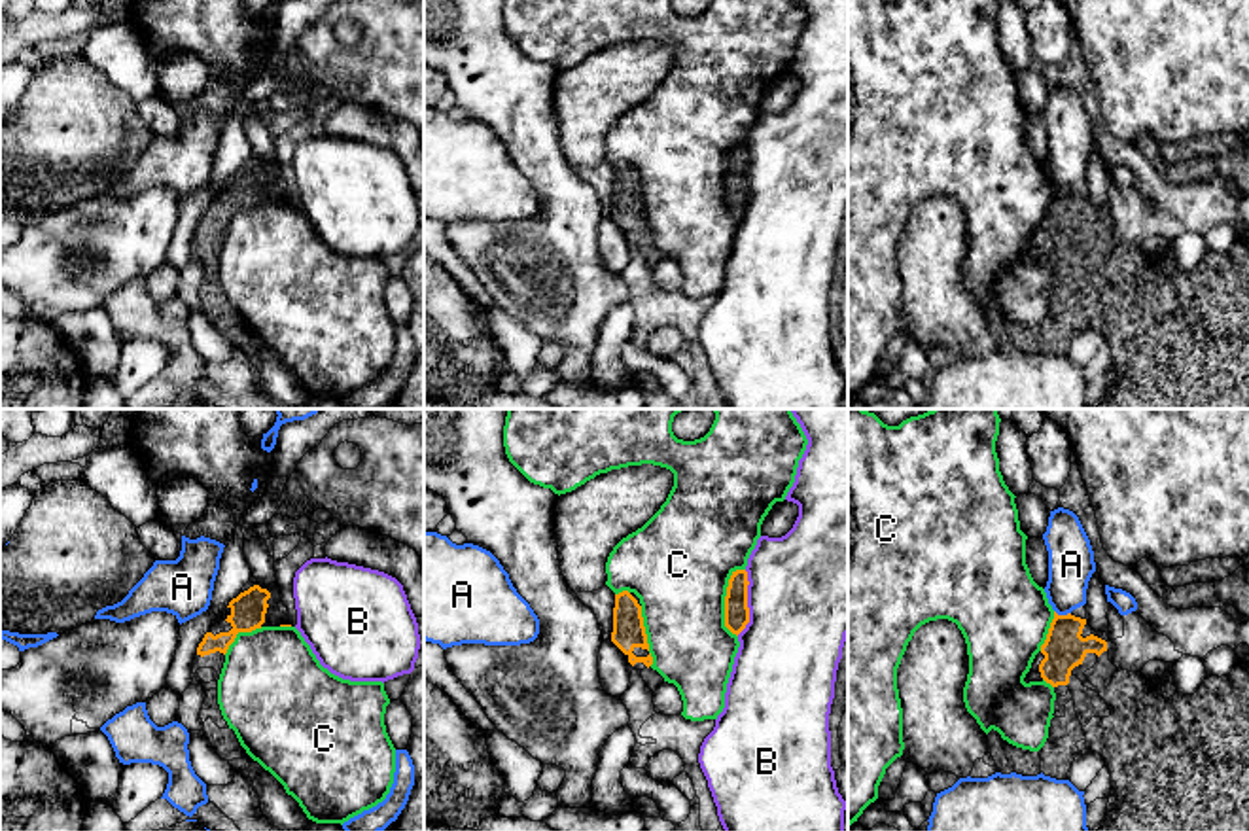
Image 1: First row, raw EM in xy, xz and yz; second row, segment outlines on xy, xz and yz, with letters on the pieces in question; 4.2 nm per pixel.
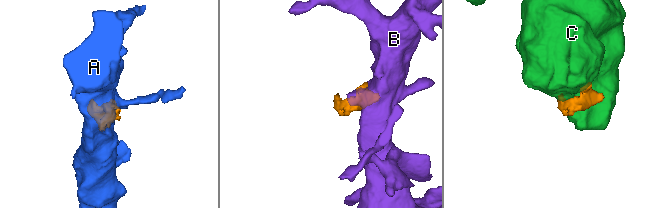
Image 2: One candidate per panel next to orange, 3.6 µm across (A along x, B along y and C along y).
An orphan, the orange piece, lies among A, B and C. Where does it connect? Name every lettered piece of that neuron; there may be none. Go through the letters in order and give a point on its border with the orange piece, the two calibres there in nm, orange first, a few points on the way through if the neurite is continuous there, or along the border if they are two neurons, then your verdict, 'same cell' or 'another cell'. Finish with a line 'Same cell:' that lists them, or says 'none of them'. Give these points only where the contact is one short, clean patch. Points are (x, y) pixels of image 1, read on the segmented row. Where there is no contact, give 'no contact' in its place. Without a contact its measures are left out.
A: contact yz (1062, 616); calibres 180 and 190 nm; border yz (1055, 610), (1070, 614); another cell
B: contact xz (746, 602); calibres 110 and 480 nm; another cell
C: contact xz (725, 601); calibres 110 and 440 nm; another cell
Same cell: none of them

